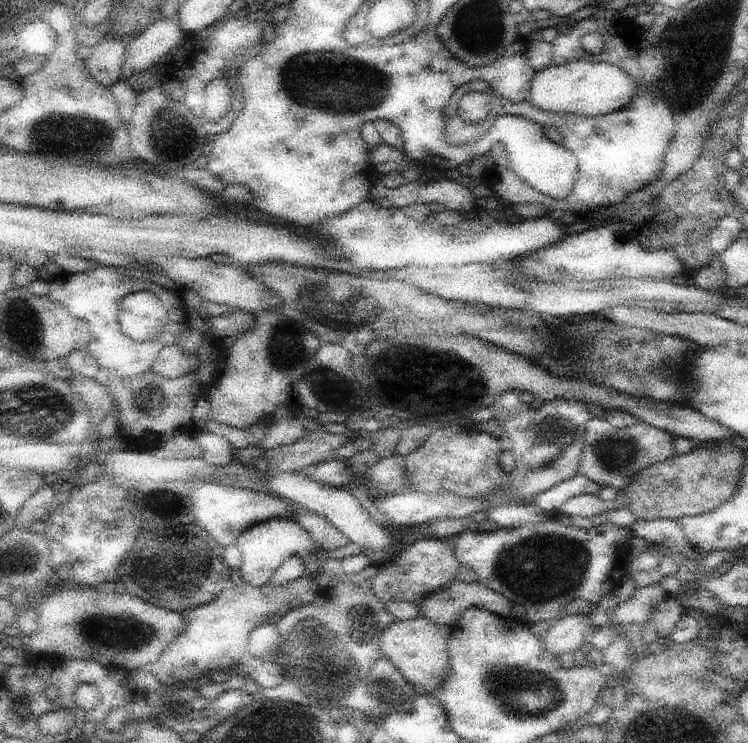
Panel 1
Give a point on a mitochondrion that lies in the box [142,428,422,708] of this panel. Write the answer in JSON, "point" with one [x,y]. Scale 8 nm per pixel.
{"point":[317,654]}

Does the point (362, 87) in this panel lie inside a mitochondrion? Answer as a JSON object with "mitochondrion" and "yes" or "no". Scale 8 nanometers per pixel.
{"mitochondrion":"yes"}

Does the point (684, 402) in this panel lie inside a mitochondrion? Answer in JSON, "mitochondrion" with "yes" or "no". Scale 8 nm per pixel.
{"mitochondrion":"no"}

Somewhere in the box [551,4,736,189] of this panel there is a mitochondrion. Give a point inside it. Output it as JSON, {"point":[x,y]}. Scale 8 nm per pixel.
{"point":[684,100]}

